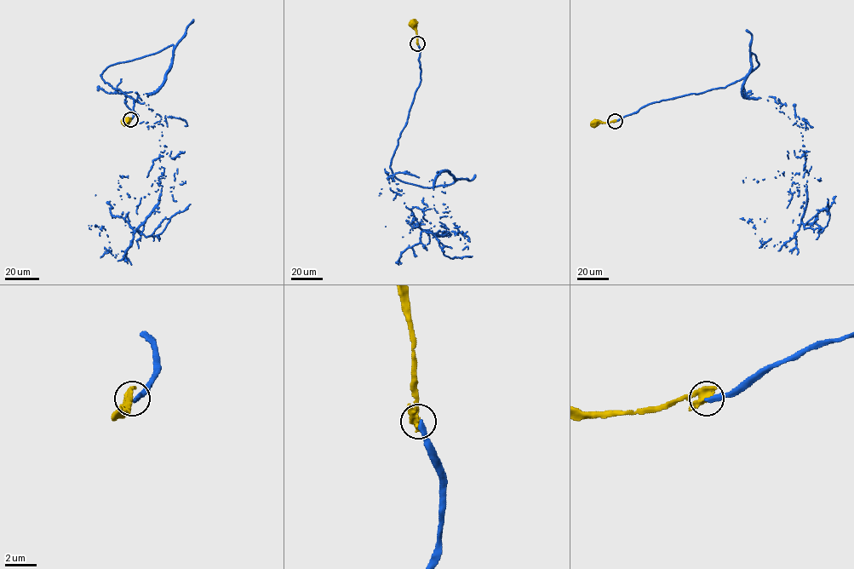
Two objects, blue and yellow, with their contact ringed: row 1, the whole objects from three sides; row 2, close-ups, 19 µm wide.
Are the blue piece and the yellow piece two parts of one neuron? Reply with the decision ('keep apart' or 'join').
keep apart

